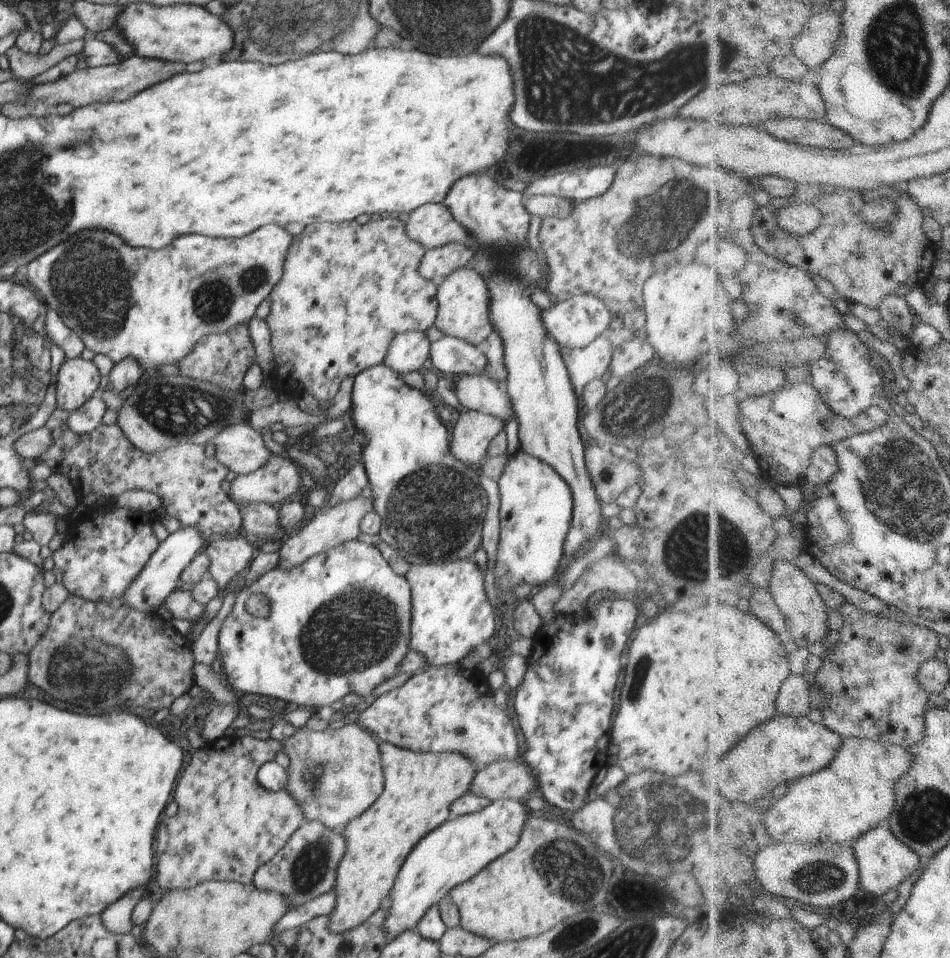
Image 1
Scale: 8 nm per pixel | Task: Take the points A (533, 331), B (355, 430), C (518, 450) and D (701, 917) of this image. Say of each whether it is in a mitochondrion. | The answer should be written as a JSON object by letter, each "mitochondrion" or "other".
{"A":"other","B":"other","C":"other","D":"other"}

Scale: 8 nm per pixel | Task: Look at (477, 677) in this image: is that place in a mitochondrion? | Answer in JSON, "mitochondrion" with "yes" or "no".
{"mitochondrion":"no"}

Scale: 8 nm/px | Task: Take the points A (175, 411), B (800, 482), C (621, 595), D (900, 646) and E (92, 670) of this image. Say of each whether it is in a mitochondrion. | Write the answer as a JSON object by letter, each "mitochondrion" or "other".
{"A":"mitochondrion","B":"other","C":"other","D":"mitochondrion","E":"mitochondrion"}

